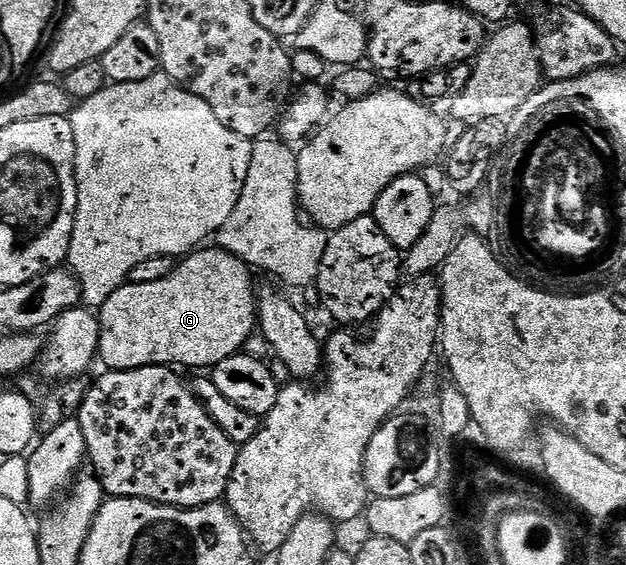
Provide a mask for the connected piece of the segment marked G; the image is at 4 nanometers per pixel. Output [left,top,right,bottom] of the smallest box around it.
[100,246,258,372]

